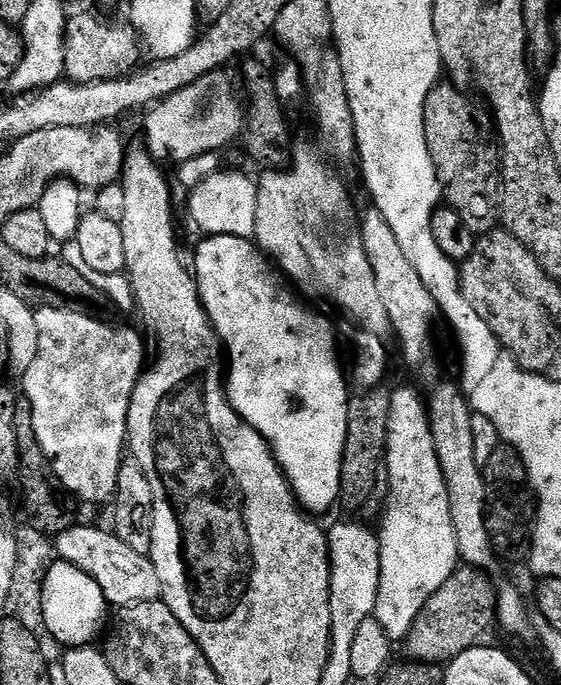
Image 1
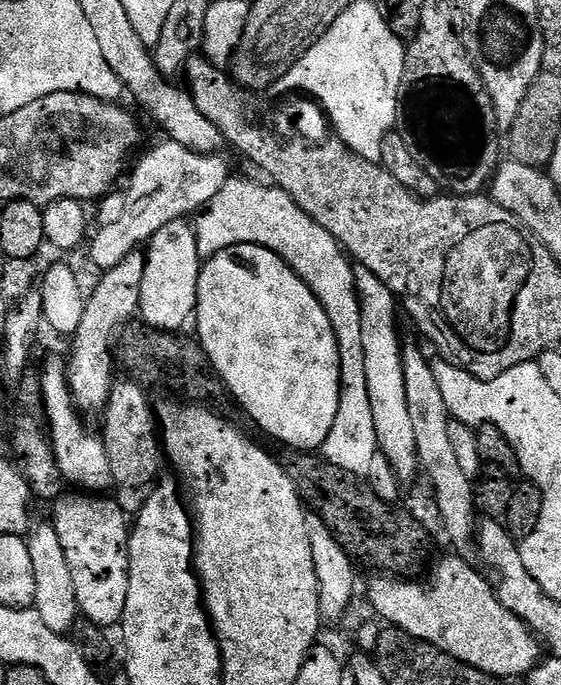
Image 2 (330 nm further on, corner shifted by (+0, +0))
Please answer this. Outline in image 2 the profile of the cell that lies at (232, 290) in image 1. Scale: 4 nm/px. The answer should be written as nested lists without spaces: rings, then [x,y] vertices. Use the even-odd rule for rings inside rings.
[[[239,244],[233,248],[222,250],[218,254],[207,257],[206,263],[200,270],[200,281],[197,284],[197,304],[194,315],[196,324],[195,335],[204,347],[205,354],[210,358],[212,368],[220,375],[225,389],[238,403],[244,407],[244,412],[265,432],[292,448],[300,448],[301,453],[308,454],[313,450],[323,449],[330,428],[334,424],[335,414],[338,413],[339,404],[339,352],[338,342],[335,341],[335,332],[331,329],[330,319],[326,311],[319,304],[308,284],[302,280],[277,253],[257,244]]]

